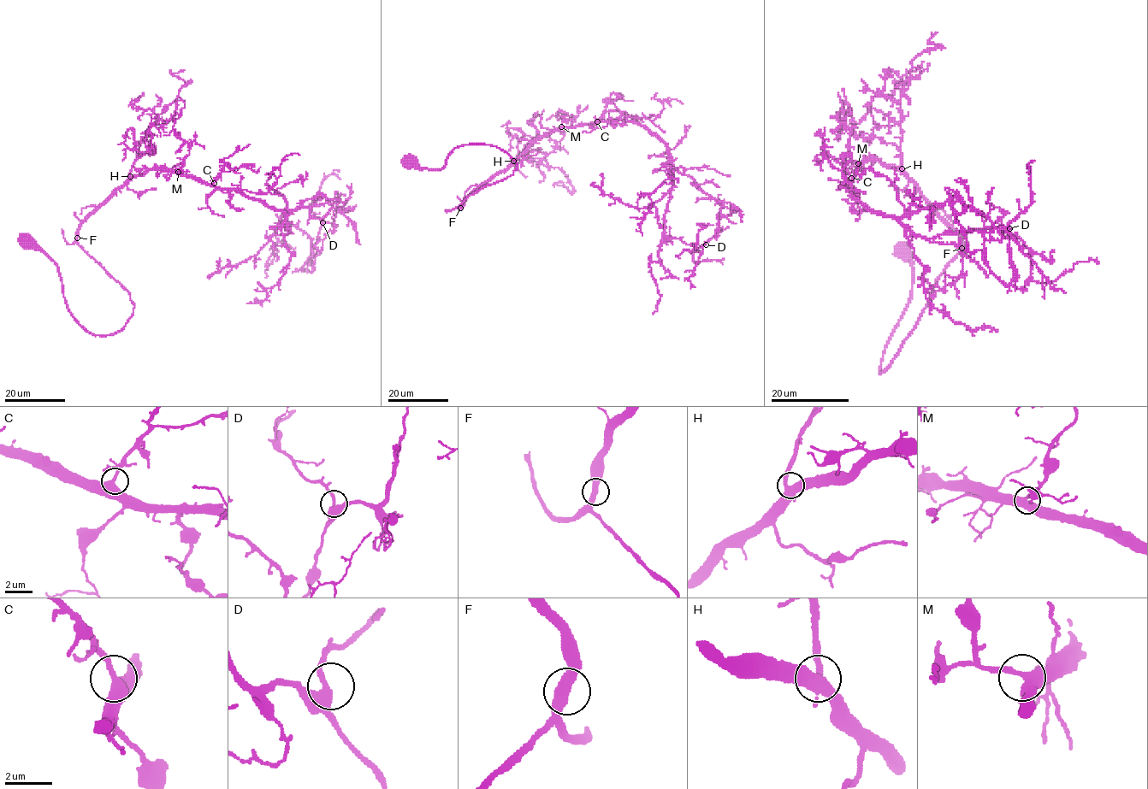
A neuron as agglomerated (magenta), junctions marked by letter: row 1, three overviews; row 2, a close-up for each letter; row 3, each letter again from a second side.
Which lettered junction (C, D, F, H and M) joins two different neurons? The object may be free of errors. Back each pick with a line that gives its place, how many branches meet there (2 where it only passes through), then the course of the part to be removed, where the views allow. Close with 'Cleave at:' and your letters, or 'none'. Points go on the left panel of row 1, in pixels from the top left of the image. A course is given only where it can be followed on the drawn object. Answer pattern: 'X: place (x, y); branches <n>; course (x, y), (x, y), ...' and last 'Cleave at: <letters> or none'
Cleave at: none

